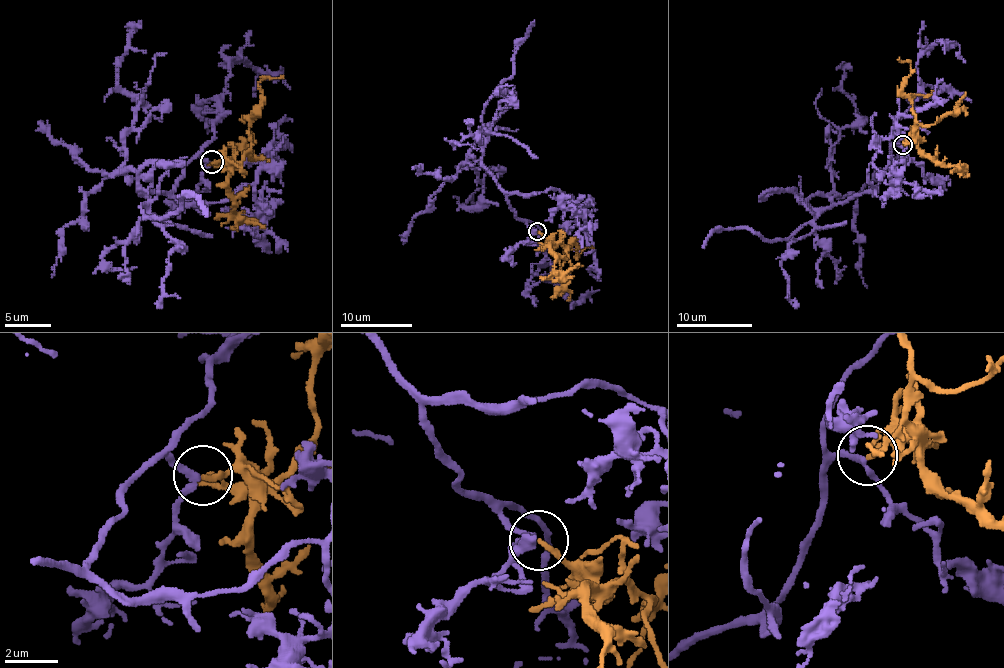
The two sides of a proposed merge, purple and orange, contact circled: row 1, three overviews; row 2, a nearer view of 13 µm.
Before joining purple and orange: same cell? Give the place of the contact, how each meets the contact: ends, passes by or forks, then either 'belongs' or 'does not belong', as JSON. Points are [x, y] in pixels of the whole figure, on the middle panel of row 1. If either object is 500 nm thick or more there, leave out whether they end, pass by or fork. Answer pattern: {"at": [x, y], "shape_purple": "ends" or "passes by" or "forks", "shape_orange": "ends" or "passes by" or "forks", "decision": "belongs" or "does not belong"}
{"at": [537, 231], "shape_purple": "passes by", "shape_orange": "ends", "decision": "belongs"}

